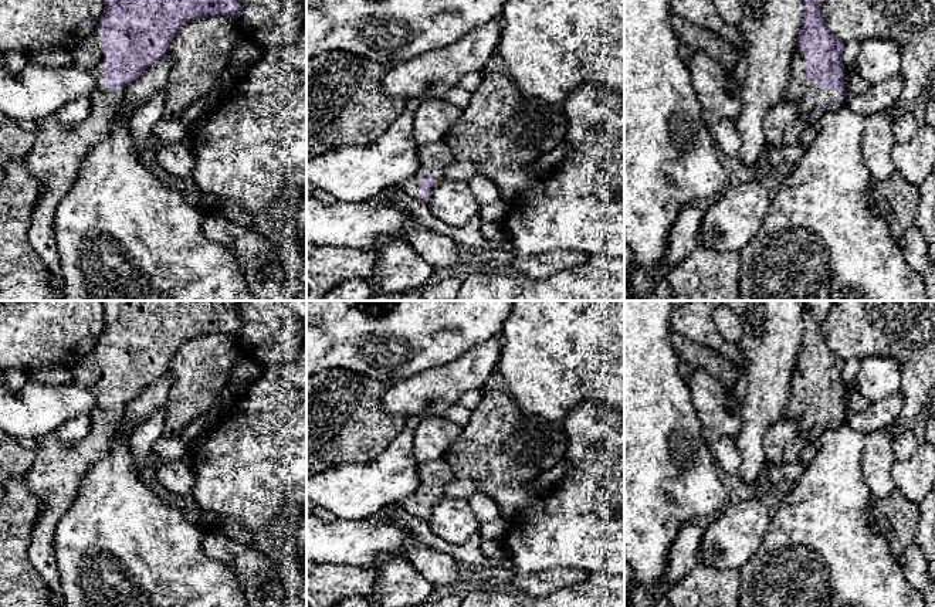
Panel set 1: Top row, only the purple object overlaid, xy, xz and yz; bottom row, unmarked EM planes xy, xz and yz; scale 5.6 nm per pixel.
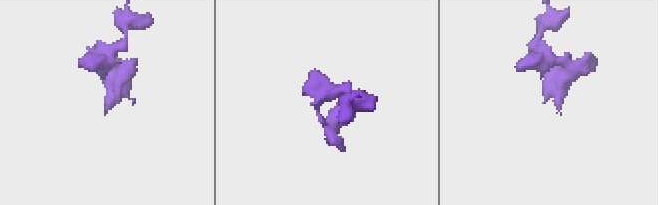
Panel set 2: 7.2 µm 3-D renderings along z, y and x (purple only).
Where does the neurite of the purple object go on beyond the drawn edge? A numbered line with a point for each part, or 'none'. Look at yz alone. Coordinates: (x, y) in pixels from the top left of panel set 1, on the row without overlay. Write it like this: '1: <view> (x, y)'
1: yz (806, 413)

